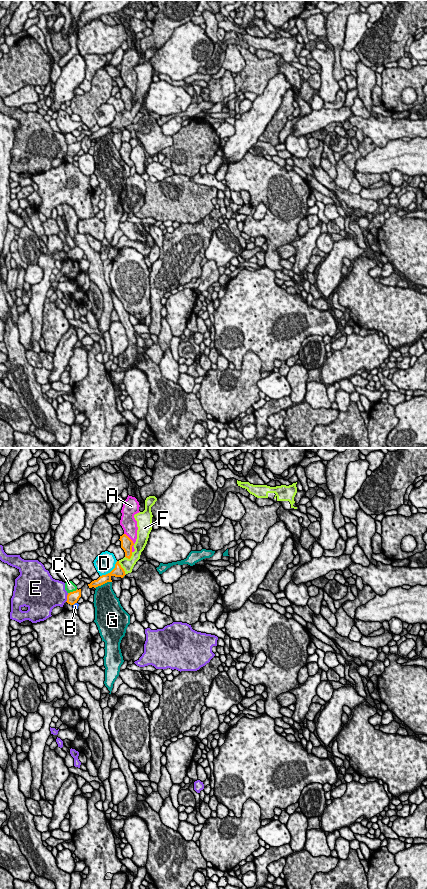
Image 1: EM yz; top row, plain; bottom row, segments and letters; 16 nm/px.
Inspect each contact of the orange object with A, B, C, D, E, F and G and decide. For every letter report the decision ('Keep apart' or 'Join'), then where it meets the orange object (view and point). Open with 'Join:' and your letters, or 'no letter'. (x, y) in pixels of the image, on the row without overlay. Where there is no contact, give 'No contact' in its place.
Join: F
A: Keep apart. Touches orange at yz (132, 94)
B: Keep apart. Touches orange at yz (74, 155)
C: Keep apart. Touches orange at yz (73, 143)
D: Keep apart. Touches orange at yz (111, 123)
E: Keep apart. Touches orange at yz (67, 149)
F: Join. Touches orange at yz (122, 120)
G: Keep apart. Touches orange at yz (103, 135)

